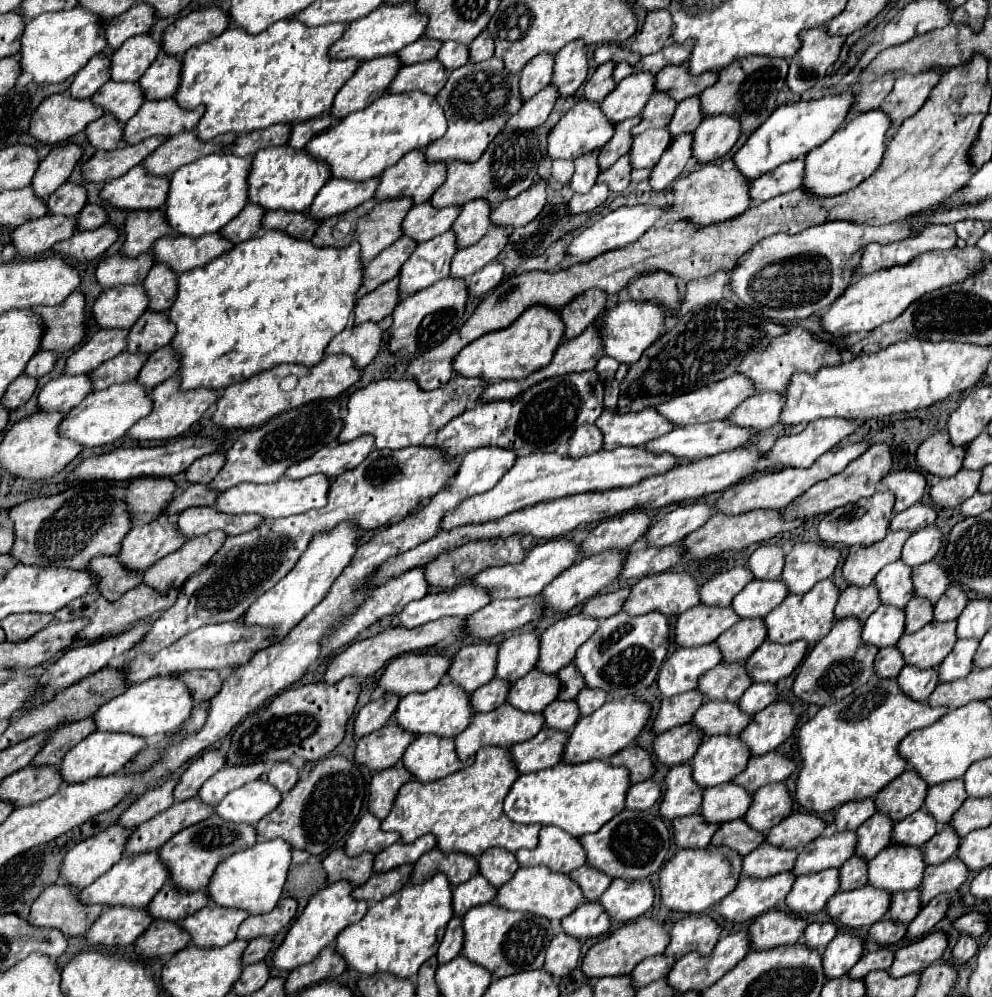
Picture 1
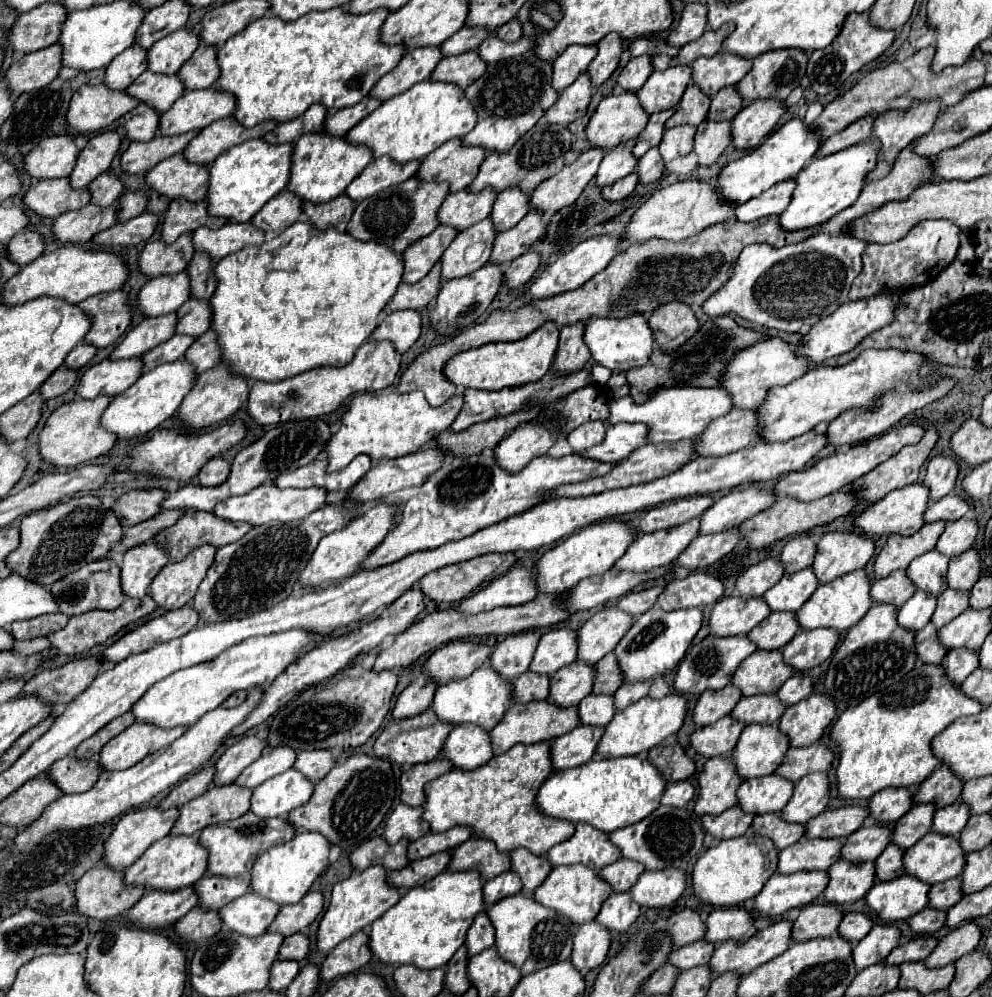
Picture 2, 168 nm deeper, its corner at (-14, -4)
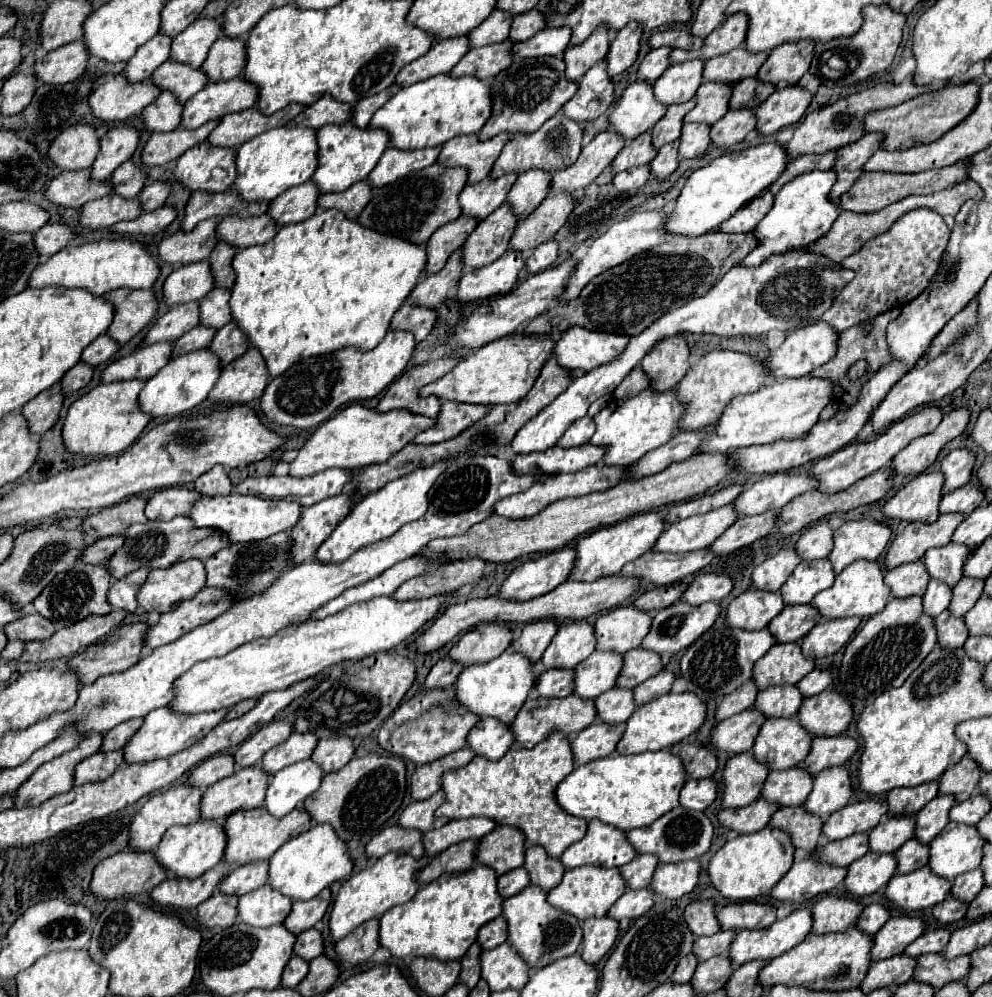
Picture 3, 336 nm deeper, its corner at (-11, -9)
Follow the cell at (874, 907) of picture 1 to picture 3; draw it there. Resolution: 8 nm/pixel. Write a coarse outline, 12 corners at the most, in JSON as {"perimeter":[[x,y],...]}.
{"perimeter":[[928,867],[894,875],[886,897],[902,911],[942,903],[952,881]]}

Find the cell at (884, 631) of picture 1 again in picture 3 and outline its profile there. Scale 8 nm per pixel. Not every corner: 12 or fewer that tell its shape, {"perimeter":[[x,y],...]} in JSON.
{"perimeter":[[932,579],[922,599],[924,613],[948,609],[952,587]]}

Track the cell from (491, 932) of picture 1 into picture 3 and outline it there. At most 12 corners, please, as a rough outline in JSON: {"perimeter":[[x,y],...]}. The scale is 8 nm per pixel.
{"perimeter":[[536,885],[504,899],[508,943],[540,969],[574,955],[580,921]]}

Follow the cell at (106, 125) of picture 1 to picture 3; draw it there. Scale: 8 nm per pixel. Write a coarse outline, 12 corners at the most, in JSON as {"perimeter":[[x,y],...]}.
{"perimeter":[[162,91],[144,109],[144,125],[152,133],[180,127],[184,103]]}

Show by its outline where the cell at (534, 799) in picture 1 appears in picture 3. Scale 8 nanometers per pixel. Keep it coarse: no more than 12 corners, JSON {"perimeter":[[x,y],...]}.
{"perimeter":[[668,749],[576,767],[560,807],[622,831],[678,807],[688,781]]}

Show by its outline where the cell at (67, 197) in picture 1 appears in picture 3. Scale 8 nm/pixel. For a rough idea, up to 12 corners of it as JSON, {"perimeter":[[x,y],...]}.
{"perimeter":[[132,161],[114,171],[114,193],[134,199],[148,175]]}

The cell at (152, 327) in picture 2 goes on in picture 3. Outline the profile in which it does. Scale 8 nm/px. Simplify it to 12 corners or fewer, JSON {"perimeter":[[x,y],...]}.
{"perimeter":[[200,303],[174,305],[144,345],[176,341],[200,325]]}

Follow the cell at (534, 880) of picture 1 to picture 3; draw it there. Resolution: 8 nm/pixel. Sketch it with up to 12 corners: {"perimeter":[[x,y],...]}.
{"perimeter":[[568,869],[550,905],[604,917],[624,891],[620,869]]}

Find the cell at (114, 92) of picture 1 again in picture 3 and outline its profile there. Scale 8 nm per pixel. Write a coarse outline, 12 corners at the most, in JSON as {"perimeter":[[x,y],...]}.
{"perimeter":[[166,61],[152,81],[188,101],[208,85],[202,69]]}

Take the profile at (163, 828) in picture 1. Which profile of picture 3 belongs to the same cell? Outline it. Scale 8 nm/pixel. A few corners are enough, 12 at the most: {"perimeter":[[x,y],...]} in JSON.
{"perimeter":[[240,767],[202,795],[202,819],[262,807],[268,779]]}

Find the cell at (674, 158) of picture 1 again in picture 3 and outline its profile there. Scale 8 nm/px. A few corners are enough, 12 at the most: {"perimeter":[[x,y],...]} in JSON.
{"perimeter":[[756,107],[728,111],[712,145],[732,147],[756,129]]}

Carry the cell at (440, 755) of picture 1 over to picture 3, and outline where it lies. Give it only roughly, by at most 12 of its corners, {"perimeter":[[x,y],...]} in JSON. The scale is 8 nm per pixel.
{"perimeter":[[490,717],[474,725],[468,747],[492,761],[512,745],[510,725]]}

